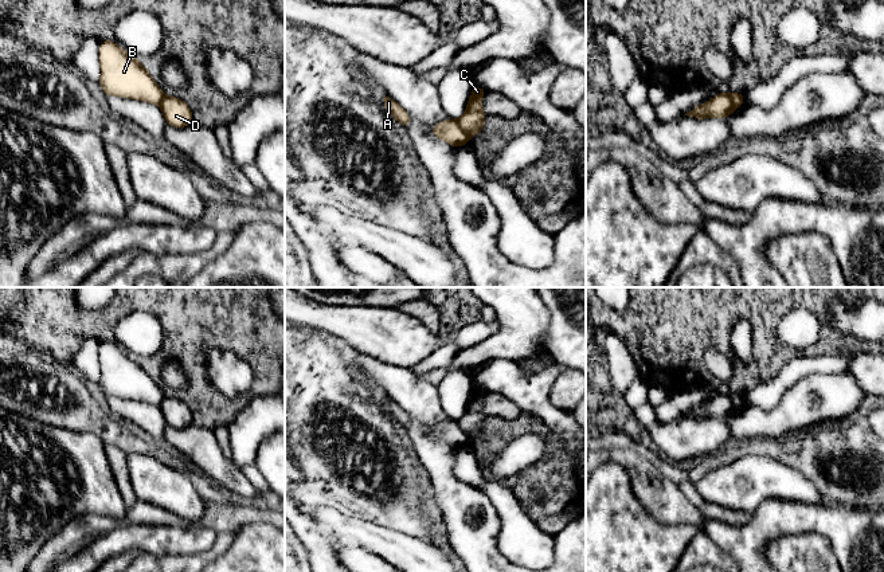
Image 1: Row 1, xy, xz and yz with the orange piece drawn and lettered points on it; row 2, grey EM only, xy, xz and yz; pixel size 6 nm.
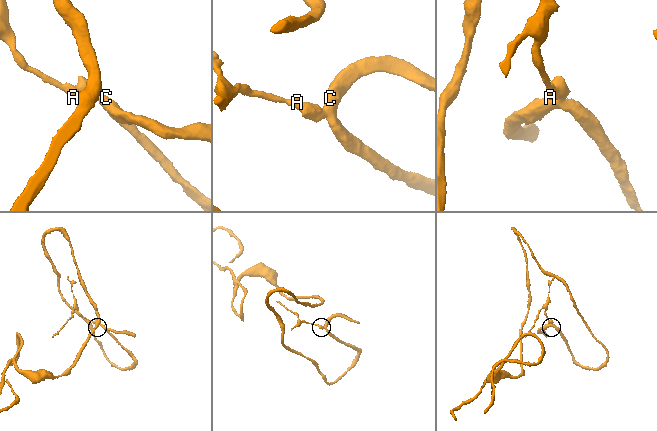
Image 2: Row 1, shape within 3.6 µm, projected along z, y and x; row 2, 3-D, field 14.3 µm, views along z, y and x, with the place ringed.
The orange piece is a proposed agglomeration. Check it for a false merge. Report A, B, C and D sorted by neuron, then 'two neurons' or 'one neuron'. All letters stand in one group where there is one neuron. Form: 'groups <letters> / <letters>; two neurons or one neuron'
groups A B / C D; two neurons

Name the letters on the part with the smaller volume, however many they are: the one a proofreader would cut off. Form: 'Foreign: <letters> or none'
Foreign: A, B

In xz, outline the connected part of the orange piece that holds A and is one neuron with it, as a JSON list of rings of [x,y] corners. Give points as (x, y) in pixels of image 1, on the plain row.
[[[383,396],[386,411],[403,427],[408,428],[411,424],[411,418],[407,412],[394,400]]]

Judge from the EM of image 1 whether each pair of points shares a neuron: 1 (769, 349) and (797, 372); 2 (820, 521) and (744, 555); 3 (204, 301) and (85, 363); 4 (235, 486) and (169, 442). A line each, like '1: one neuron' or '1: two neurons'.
1: two neurons
2: one neuron
3: two neurons
4: one neuron

